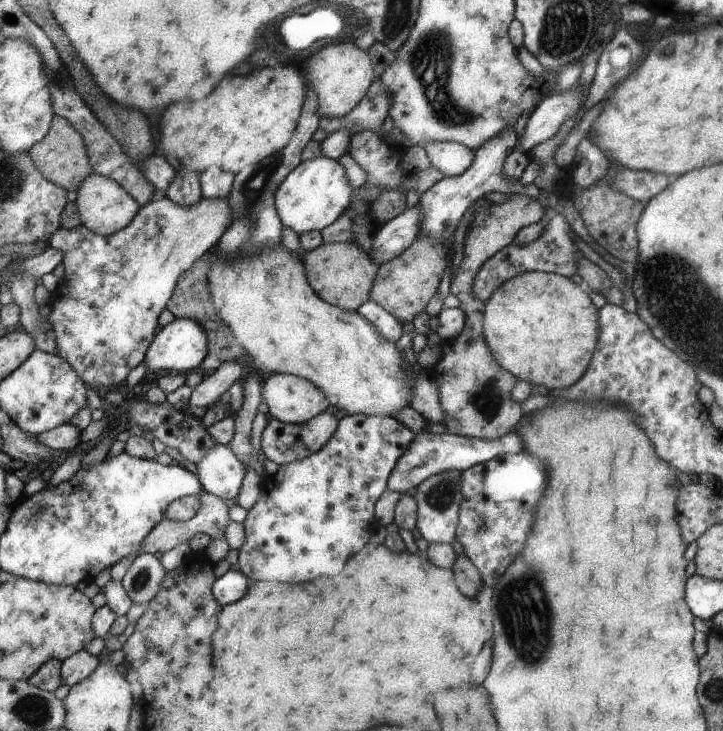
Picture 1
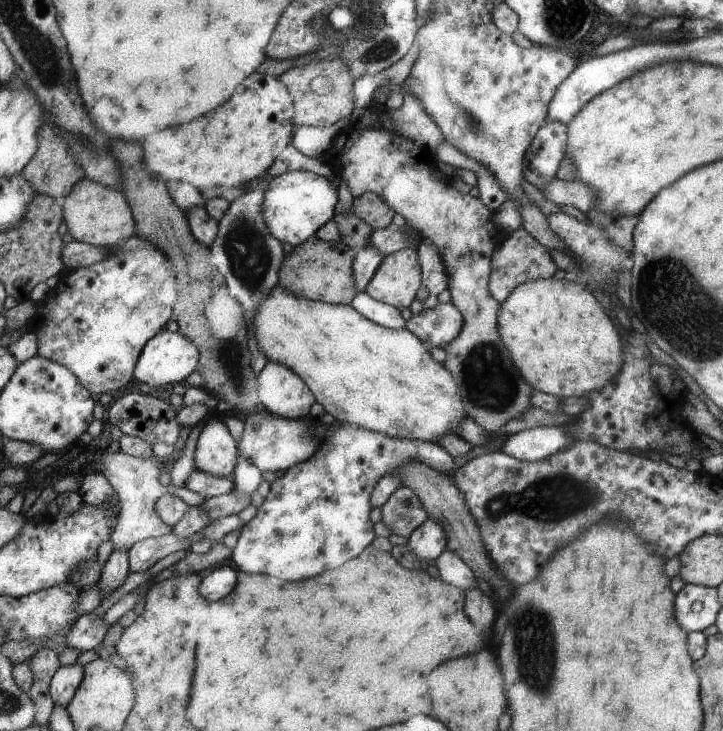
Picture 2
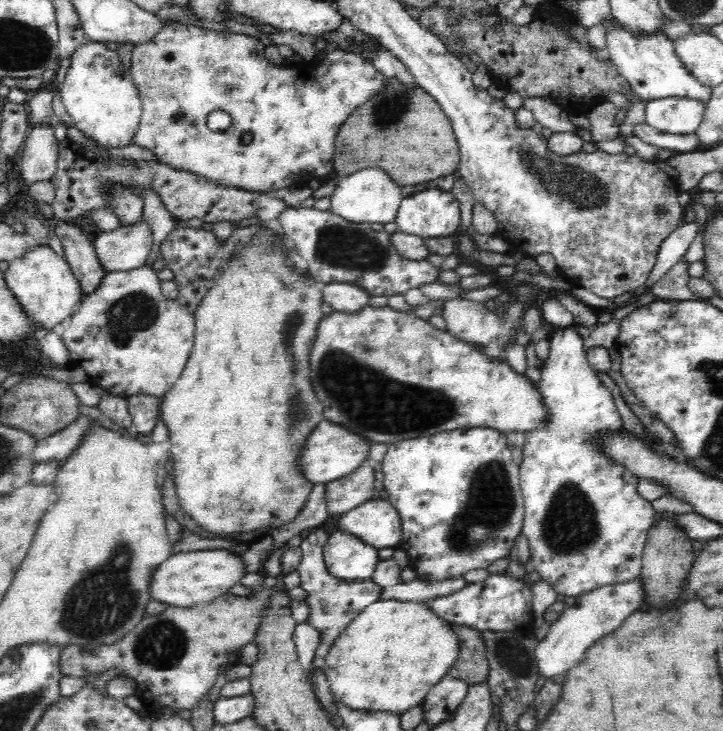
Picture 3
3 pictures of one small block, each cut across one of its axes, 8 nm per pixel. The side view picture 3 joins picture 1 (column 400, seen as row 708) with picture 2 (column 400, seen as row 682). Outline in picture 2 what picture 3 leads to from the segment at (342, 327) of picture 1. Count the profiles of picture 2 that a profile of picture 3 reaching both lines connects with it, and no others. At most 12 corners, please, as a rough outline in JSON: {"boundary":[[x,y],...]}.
{"boundary":[[273,286],[257,348],[339,424],[439,444],[458,384],[404,328]]}

